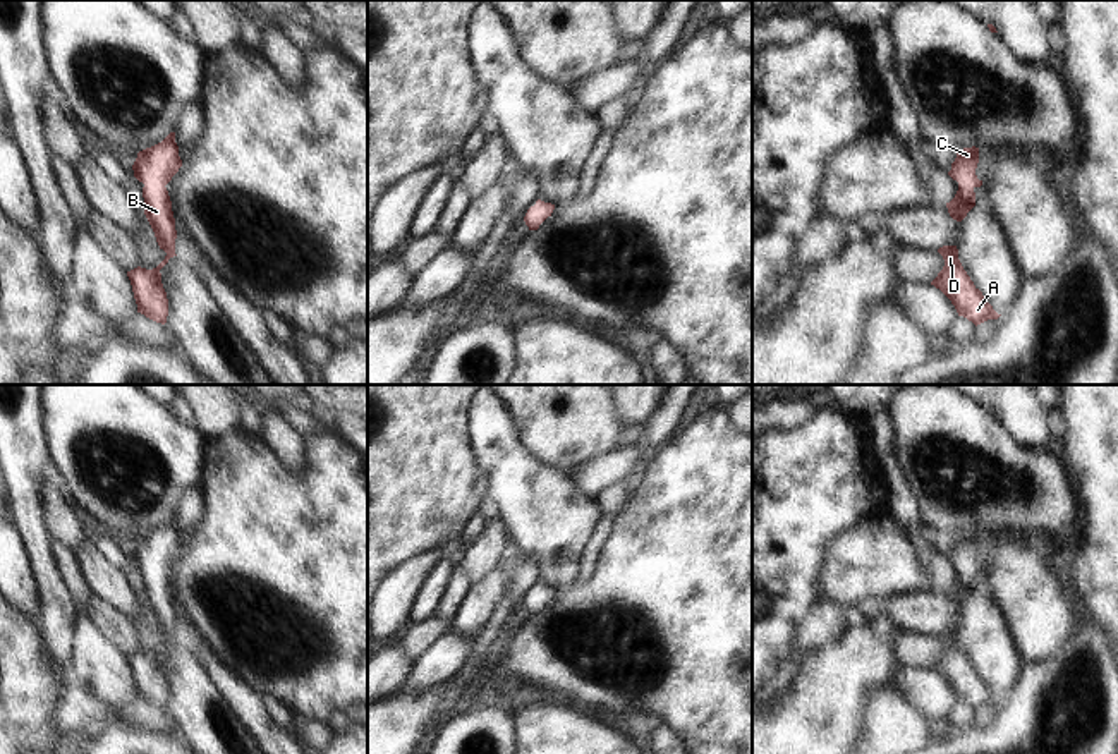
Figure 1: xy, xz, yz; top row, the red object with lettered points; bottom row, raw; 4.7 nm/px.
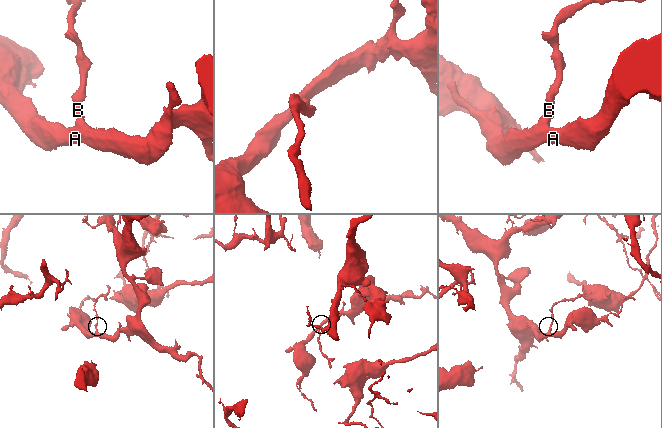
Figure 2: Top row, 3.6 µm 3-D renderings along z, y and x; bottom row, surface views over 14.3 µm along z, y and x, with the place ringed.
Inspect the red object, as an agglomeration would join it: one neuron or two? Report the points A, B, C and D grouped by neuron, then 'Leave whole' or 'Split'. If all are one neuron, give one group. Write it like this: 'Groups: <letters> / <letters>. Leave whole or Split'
Groups: A B C D. Leave whole.

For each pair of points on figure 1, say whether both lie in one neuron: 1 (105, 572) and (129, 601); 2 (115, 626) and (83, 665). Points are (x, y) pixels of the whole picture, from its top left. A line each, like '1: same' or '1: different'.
1: same
2: different

